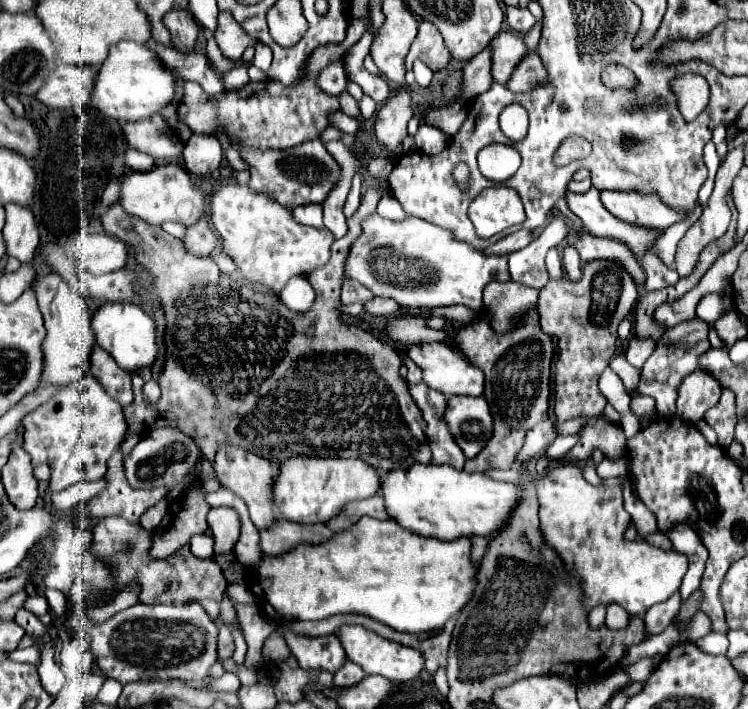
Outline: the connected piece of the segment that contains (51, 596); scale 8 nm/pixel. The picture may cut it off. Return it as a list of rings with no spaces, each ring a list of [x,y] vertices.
[[[46,589],[46,595],[44,597],[48,599],[52,613],[56,617],[64,619],[64,613],[66,613],[66,597],[60,591],[56,591],[56,589]]]

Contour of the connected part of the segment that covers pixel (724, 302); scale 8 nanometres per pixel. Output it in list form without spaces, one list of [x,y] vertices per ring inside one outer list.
[[[712,293],[712,295],[706,295],[700,303],[698,303],[698,317],[706,323],[714,323],[718,317],[726,315],[728,311],[732,309],[732,301],[726,299],[724,295],[720,293]]]

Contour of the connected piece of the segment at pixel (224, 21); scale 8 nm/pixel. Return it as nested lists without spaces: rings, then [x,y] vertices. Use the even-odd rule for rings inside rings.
[[[228,11],[218,13],[218,29],[214,39],[222,55],[232,61],[238,61],[248,47],[256,45],[256,41],[234,21],[234,17]]]

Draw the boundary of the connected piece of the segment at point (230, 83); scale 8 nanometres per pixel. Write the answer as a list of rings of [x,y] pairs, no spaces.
[[[232,69],[224,73],[224,85],[226,89],[240,89],[248,83],[248,73],[244,69]]]

